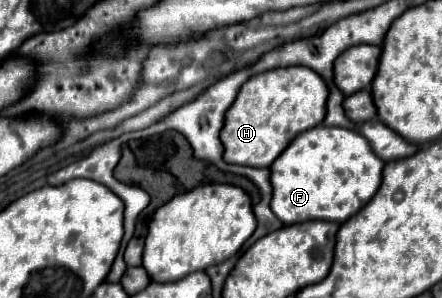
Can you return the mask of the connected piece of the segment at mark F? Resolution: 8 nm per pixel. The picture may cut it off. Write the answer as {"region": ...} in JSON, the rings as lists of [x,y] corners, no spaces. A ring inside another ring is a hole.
{"region":[[[317,125],[297,135],[287,145],[287,151],[269,167],[273,185],[271,211],[285,225],[309,219],[345,223],[367,205],[379,189],[383,165],[385,163],[371,151],[367,139],[357,131]]]}

